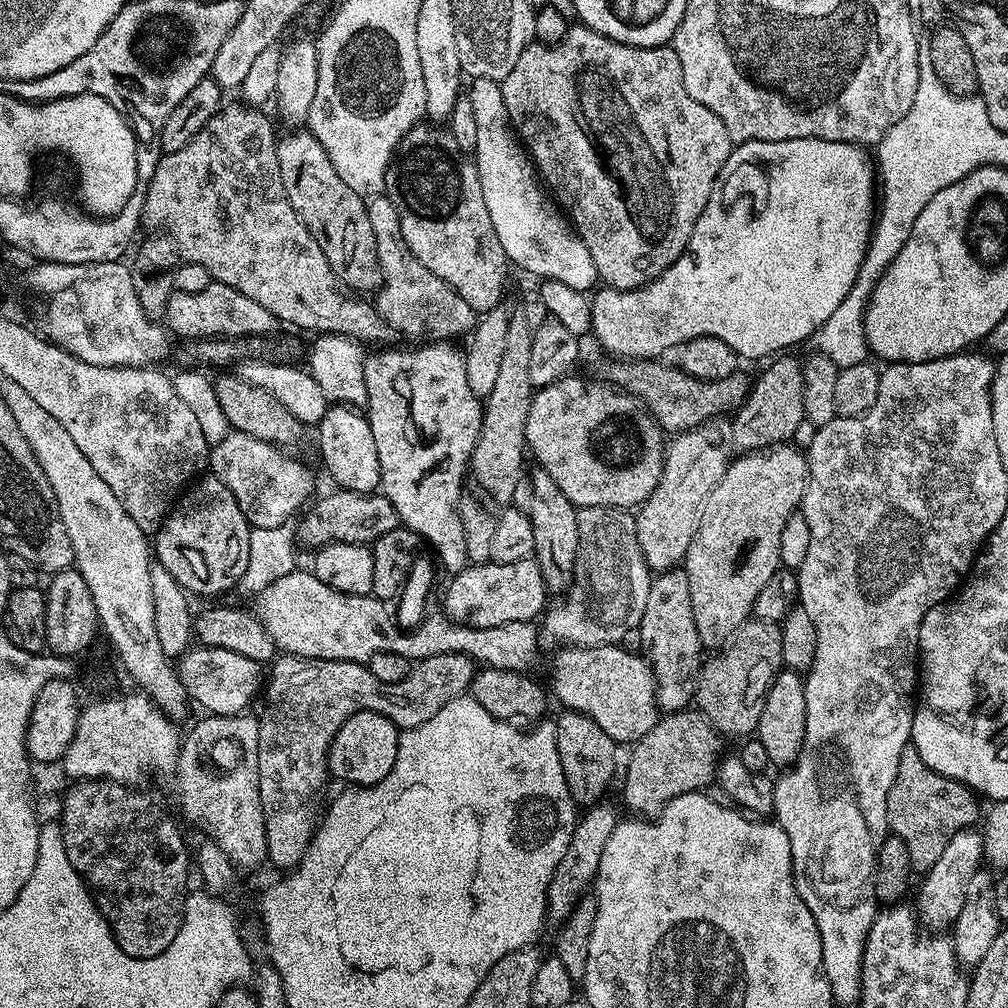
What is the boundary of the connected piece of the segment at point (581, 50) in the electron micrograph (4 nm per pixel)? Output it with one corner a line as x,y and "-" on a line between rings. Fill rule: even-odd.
572,26
561,44
528,44
518,57
518,62
514,62
514,70
510,70
510,74
506,74
506,78
500,81
500,89
502,98
506,101
506,114
512,121
520,143
532,157
541,181
550,189
557,205
566,213
582,242
586,242
586,250
590,250
590,258
594,258
597,277
607,287
620,288
624,292
631,288
640,288
643,284
649,284
651,280
659,278
686,250
690,234
694,234
694,226
702,210
706,210
706,202
710,202
710,190
714,190
714,182
734,147
730,134
726,134
726,126
722,126
722,118
706,110
702,102
694,102
694,98
690,98
686,82
682,82
682,62
678,62
676,51
671,46
630,46
606,38
593,28

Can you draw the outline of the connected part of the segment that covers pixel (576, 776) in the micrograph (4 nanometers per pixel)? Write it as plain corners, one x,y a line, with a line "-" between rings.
561,711
561,716
554,720
556,726
556,745
558,758
562,766
562,774
566,778
566,786
572,799
580,806
591,806
605,799
604,791
612,784
612,775
616,772
615,740
598,726
586,714
581,712

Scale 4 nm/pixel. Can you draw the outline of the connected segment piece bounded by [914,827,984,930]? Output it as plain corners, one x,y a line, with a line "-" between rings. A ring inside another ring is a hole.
975,827
966,828
954,834
950,842
946,842
946,850
934,866
923,873
920,893
914,899
916,915
923,927
928,930
946,930
955,924
958,914
962,914
962,906
966,902
966,889
970,886
970,878
981,871
984,857
984,838

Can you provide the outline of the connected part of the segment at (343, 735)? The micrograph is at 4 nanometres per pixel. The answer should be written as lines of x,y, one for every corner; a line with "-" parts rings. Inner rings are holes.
359,712
351,716
334,734
334,742
328,751
328,771
333,777
345,780
345,785
370,788
382,782
390,770
394,770
394,758
398,758
398,742
401,729
390,718
373,712

